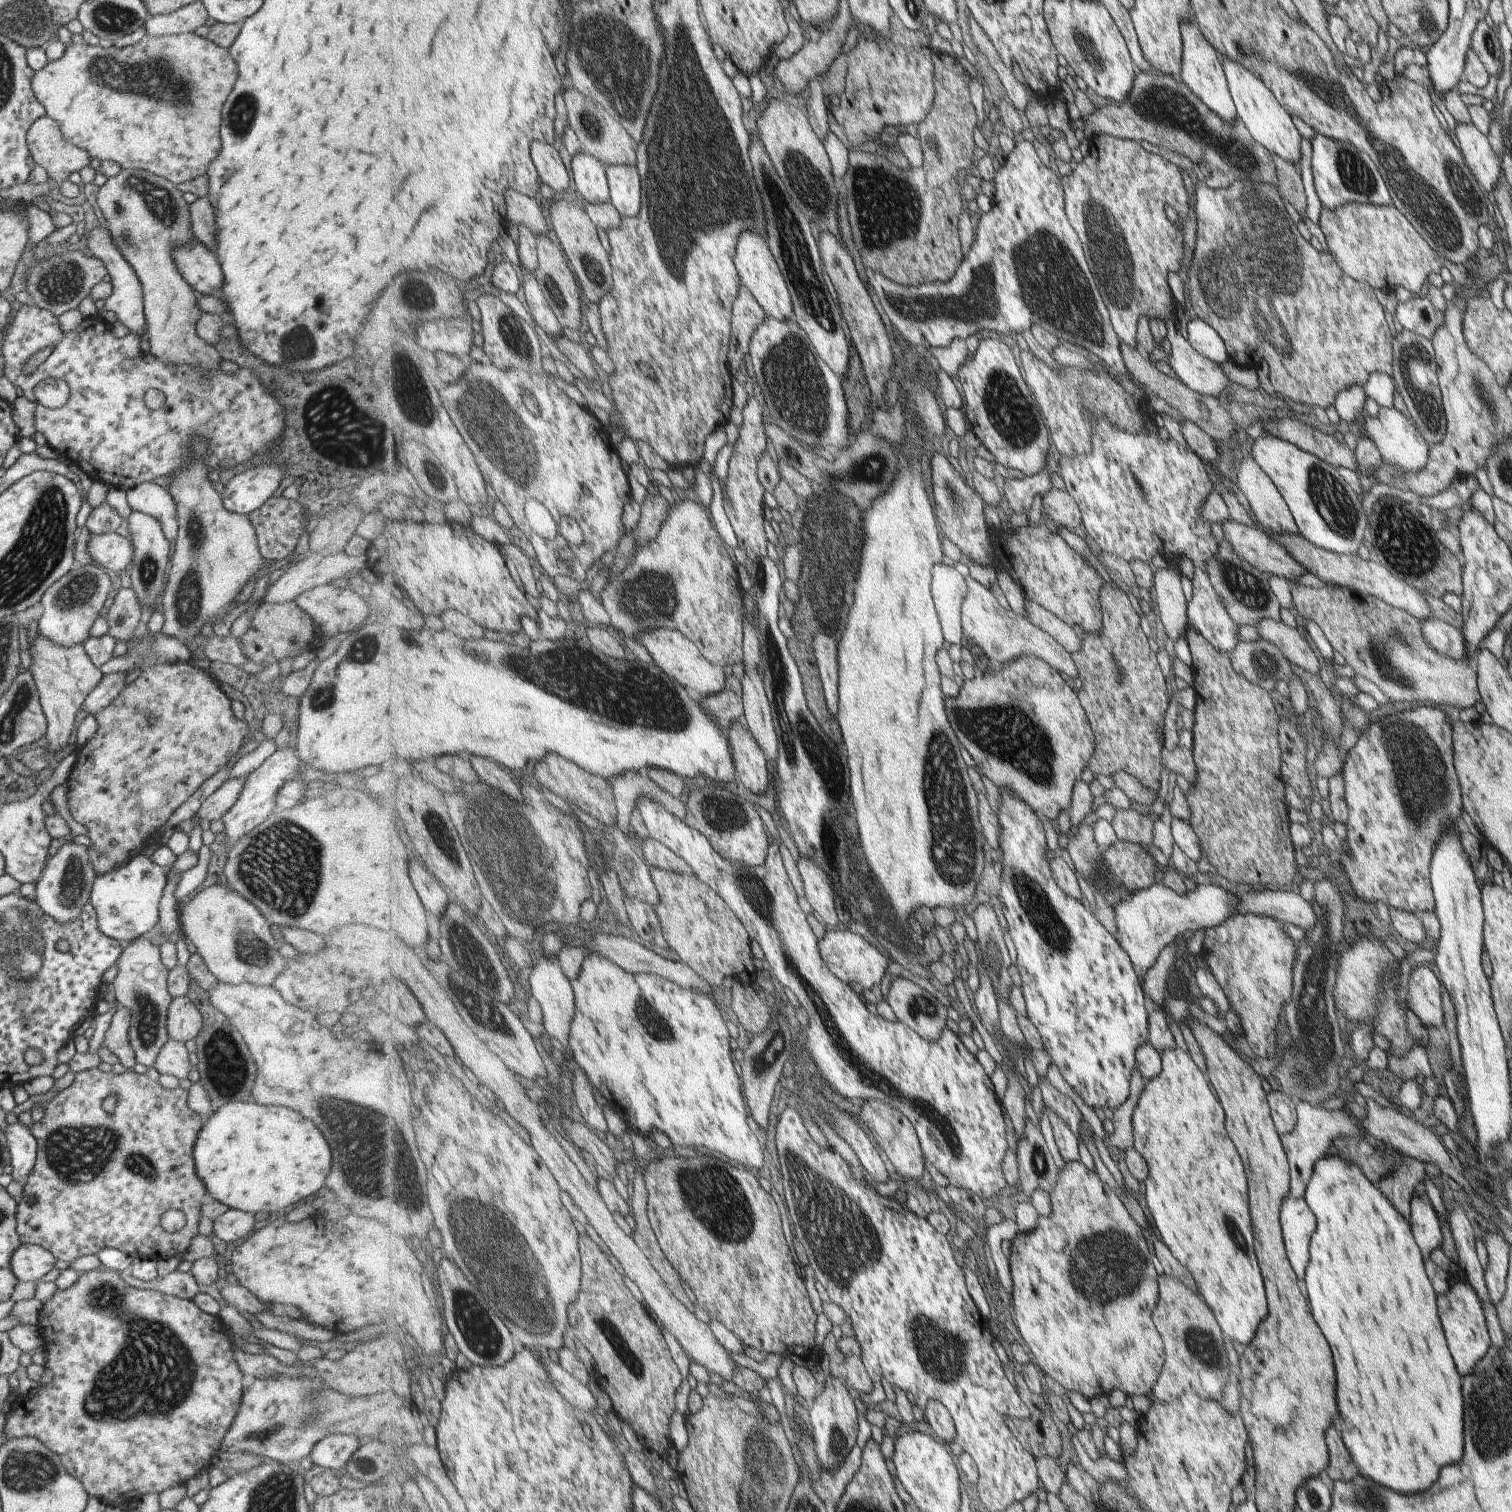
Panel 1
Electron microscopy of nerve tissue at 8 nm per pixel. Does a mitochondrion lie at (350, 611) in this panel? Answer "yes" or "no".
no

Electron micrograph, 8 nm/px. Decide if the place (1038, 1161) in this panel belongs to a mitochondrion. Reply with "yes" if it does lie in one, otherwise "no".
yes

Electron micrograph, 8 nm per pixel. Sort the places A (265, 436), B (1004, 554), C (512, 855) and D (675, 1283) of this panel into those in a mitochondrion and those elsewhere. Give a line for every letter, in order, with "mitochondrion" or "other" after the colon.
A: other
B: other
C: mitochondrion
D: other

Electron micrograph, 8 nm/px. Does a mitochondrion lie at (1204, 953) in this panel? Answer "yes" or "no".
no

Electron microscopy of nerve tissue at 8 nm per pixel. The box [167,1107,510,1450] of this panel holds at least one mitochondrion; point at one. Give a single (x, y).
(289, 1416)

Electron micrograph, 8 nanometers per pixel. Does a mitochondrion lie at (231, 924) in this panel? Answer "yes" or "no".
yes

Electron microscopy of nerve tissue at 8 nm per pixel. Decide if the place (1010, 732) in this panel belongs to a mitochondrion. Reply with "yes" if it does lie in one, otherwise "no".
yes

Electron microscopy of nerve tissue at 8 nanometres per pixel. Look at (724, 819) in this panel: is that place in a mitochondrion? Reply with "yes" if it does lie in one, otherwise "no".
yes

